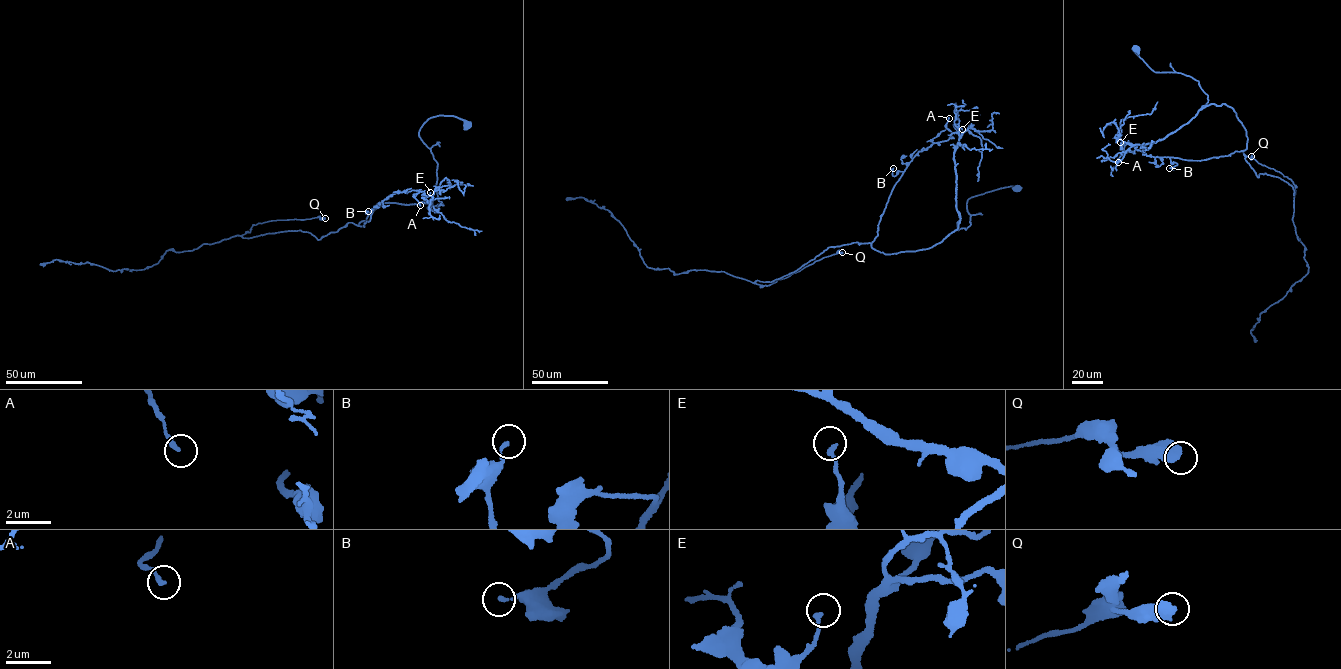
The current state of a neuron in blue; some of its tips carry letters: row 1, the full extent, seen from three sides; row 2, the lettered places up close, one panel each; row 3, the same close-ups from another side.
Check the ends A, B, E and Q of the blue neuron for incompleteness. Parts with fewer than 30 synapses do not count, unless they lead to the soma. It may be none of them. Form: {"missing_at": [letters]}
{"missing_at": []}

